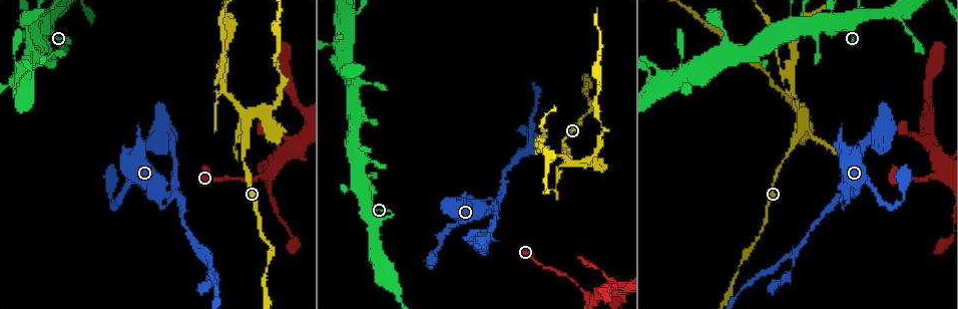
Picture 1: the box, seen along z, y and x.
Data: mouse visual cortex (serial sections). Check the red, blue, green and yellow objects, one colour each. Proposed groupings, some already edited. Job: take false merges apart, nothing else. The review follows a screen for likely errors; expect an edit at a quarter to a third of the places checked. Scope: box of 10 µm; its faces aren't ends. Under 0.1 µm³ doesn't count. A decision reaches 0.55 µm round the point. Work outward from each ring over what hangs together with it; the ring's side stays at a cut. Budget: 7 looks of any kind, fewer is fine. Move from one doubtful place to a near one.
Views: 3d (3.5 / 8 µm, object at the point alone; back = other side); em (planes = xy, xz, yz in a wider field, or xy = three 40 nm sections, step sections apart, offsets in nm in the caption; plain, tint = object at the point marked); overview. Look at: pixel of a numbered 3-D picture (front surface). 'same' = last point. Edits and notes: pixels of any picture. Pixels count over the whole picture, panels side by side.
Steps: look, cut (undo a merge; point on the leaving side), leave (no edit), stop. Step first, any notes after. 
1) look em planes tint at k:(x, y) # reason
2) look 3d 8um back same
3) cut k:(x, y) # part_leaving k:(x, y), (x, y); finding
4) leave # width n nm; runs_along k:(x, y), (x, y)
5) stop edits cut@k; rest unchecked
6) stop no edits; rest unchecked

look 3d 3.5um at 1:(177, 182) # thin arm on a thick one

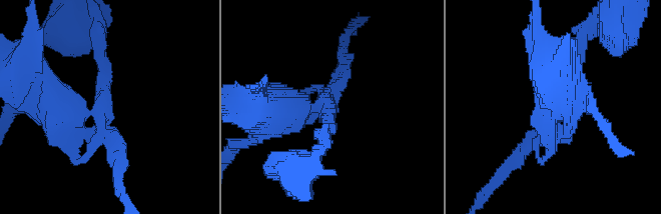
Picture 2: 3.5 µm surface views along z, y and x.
look em xy step 3 tint at 2:(328, 108)

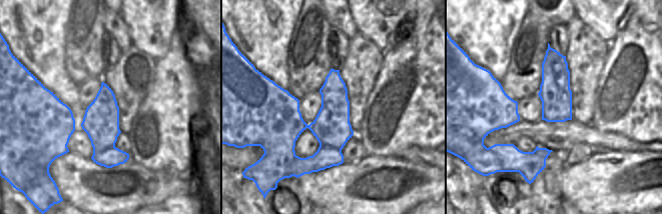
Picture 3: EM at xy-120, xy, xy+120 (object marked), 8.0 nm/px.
leave # continuous, no second cell

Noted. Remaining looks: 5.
look em xy step 1 tint at 1:(223, 79) # arms part here

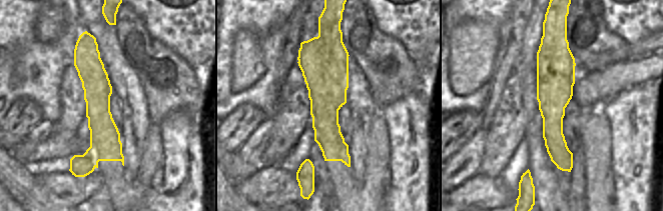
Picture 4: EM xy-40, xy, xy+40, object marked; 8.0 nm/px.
look 3d 3.5um same

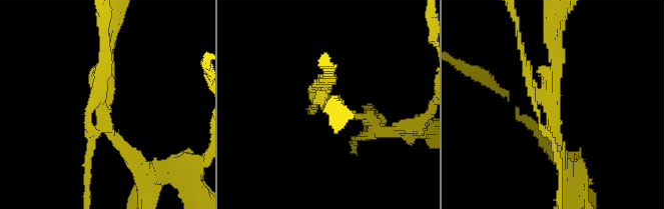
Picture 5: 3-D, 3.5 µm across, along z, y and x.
cut 5:(523, 56) # part_leaving 5:(536, 91), (529, 81), (516, 20); two cells meet here

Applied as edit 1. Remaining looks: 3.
look 3d 8um at 1:(41, 20) # thin arm on a thick one

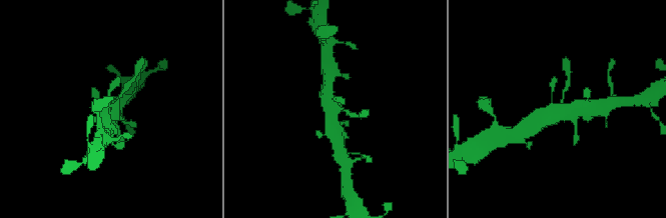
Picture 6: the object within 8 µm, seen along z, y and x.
look 3d 3.5um same

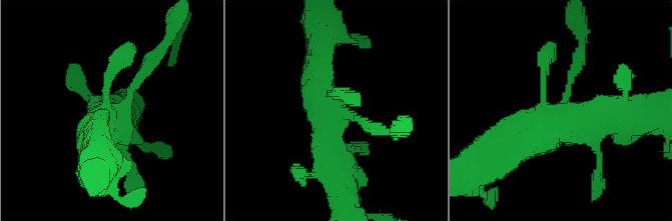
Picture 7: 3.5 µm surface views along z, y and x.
look em planes tint at 7:(565, 114) # arms 4; arm_widths 100, 150, 400, 500 nm

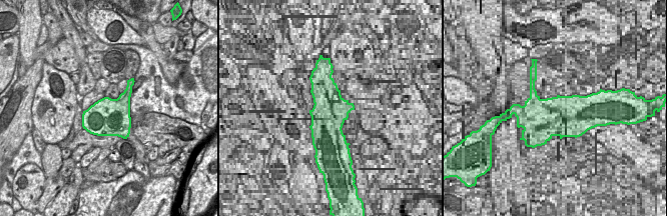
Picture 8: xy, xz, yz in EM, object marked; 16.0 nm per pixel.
leave # runs_along 7:(625, 116), (581, 116), (507, 150); one cell here

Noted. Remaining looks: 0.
stop edits cut@5; rest unchecked

